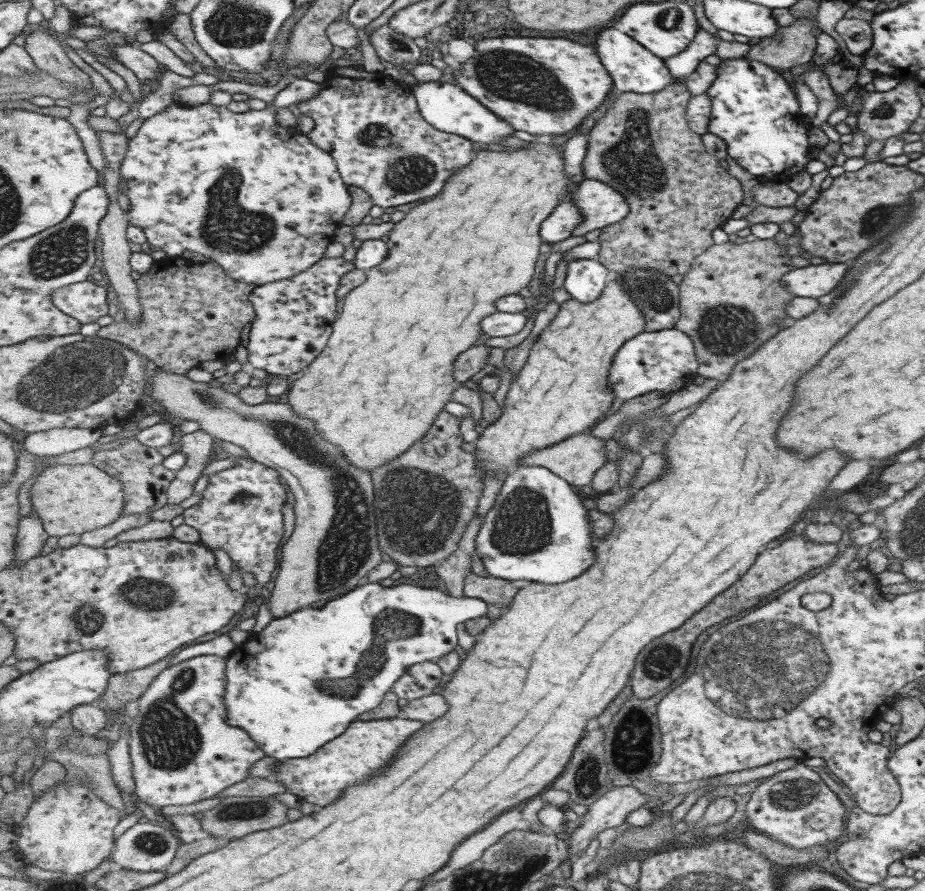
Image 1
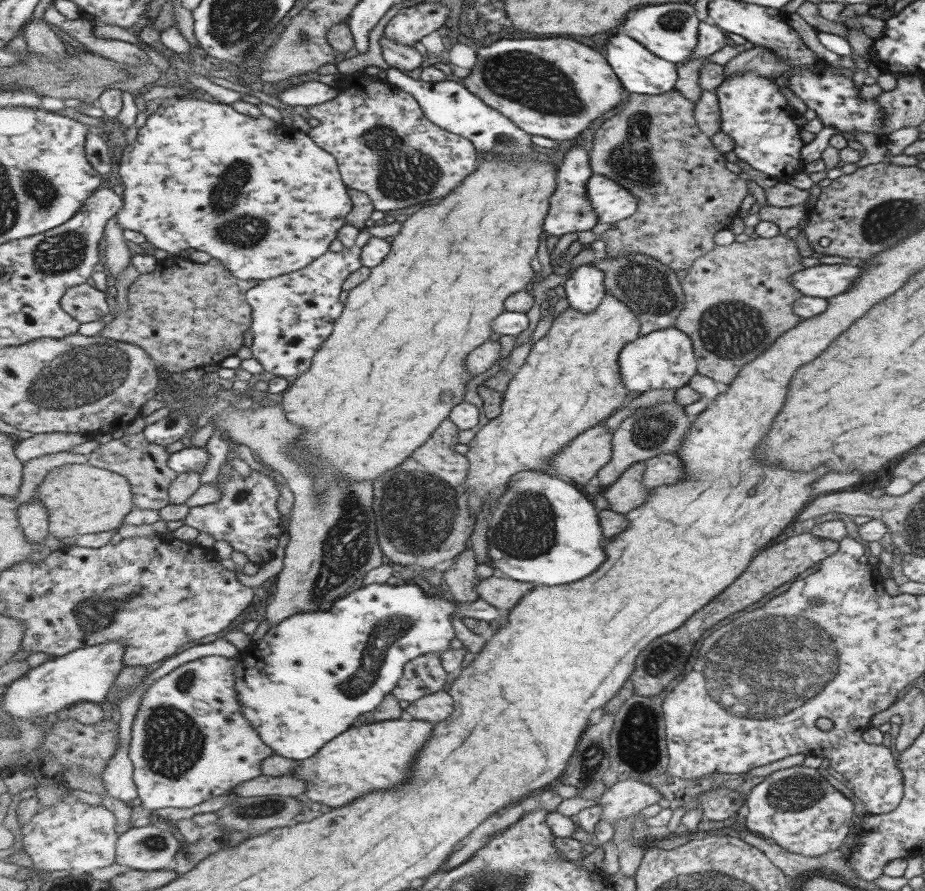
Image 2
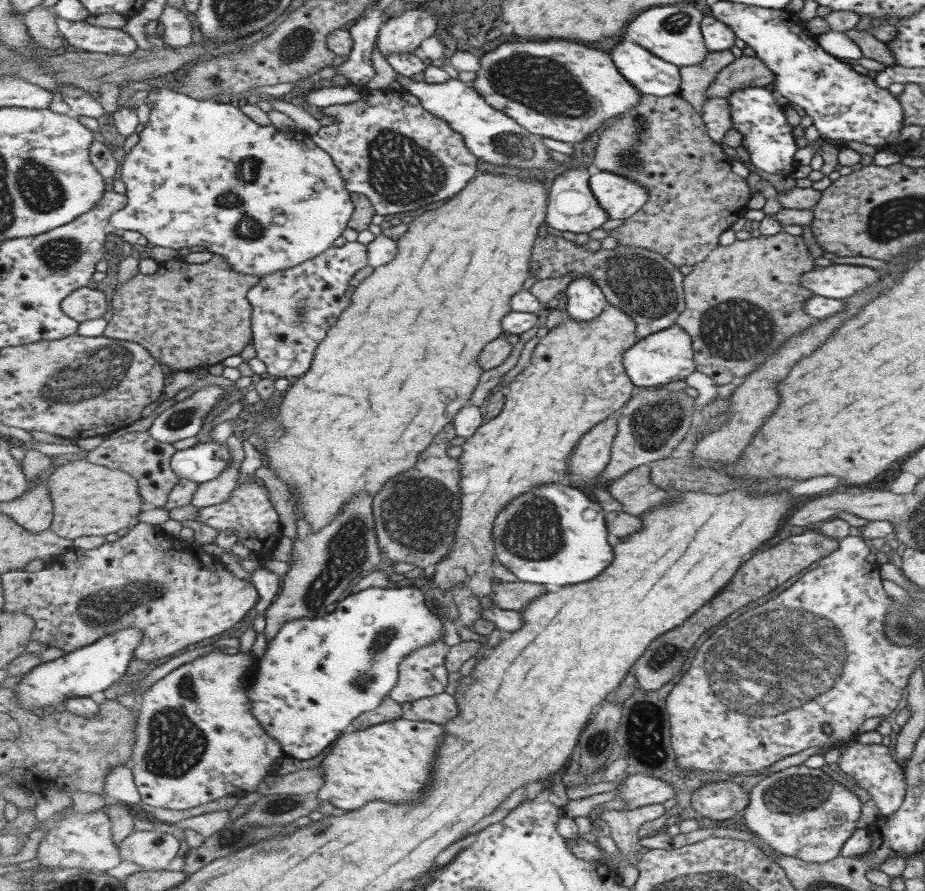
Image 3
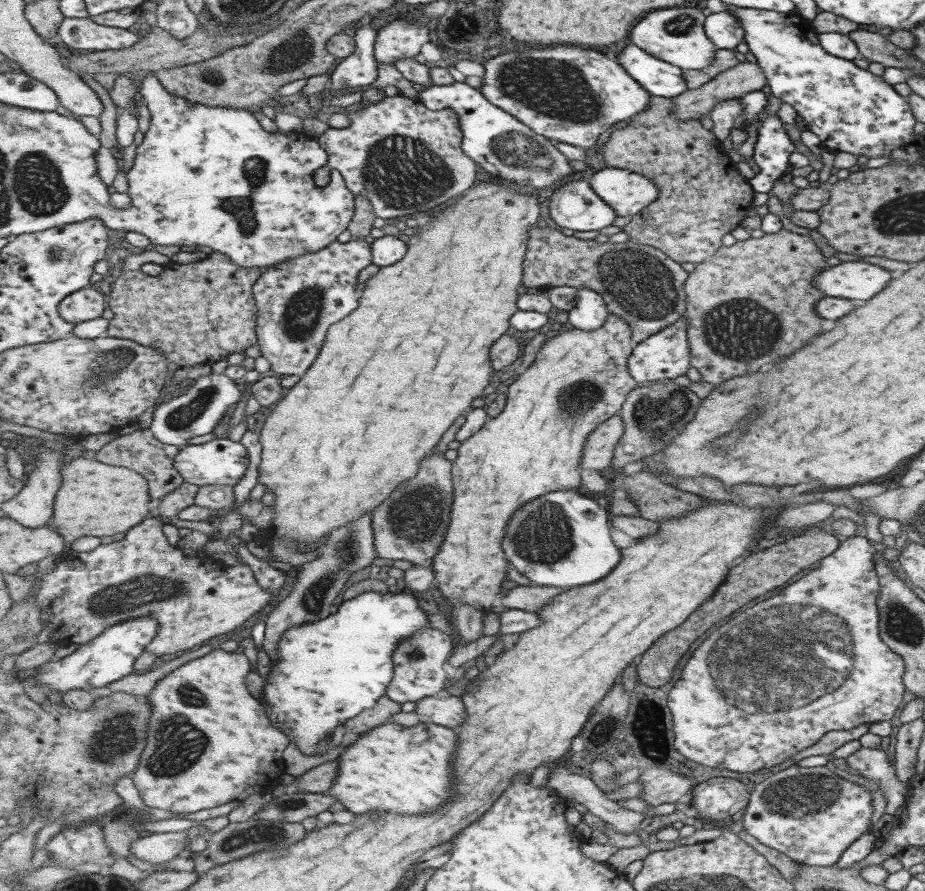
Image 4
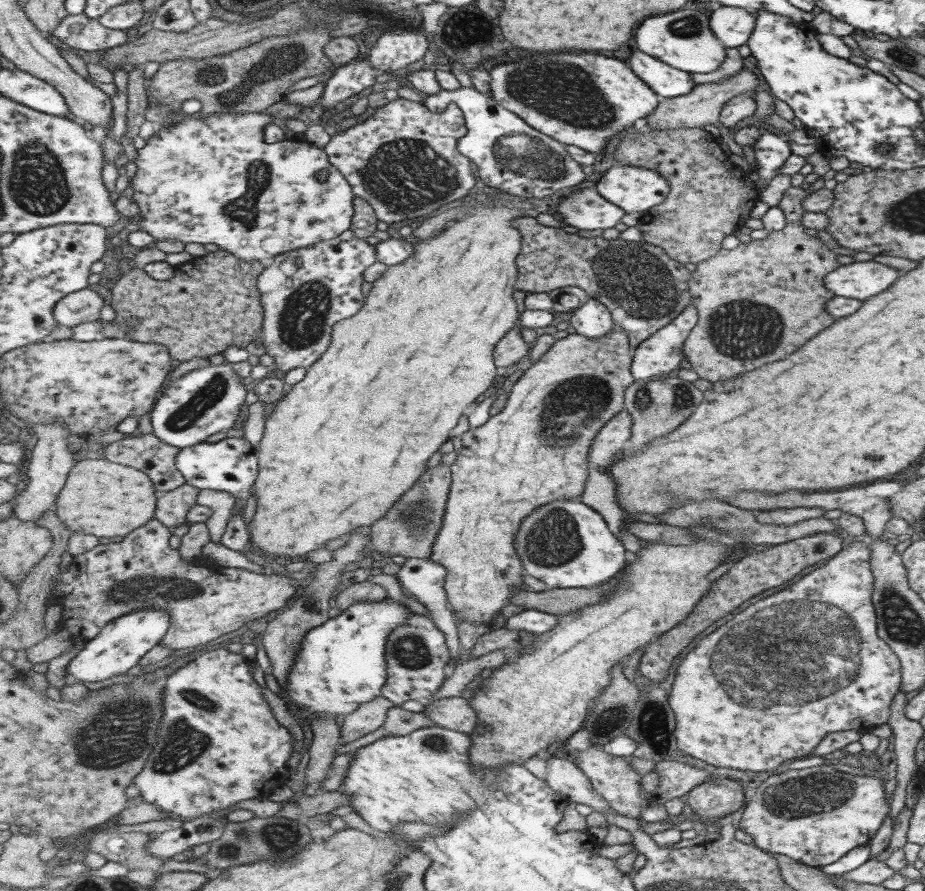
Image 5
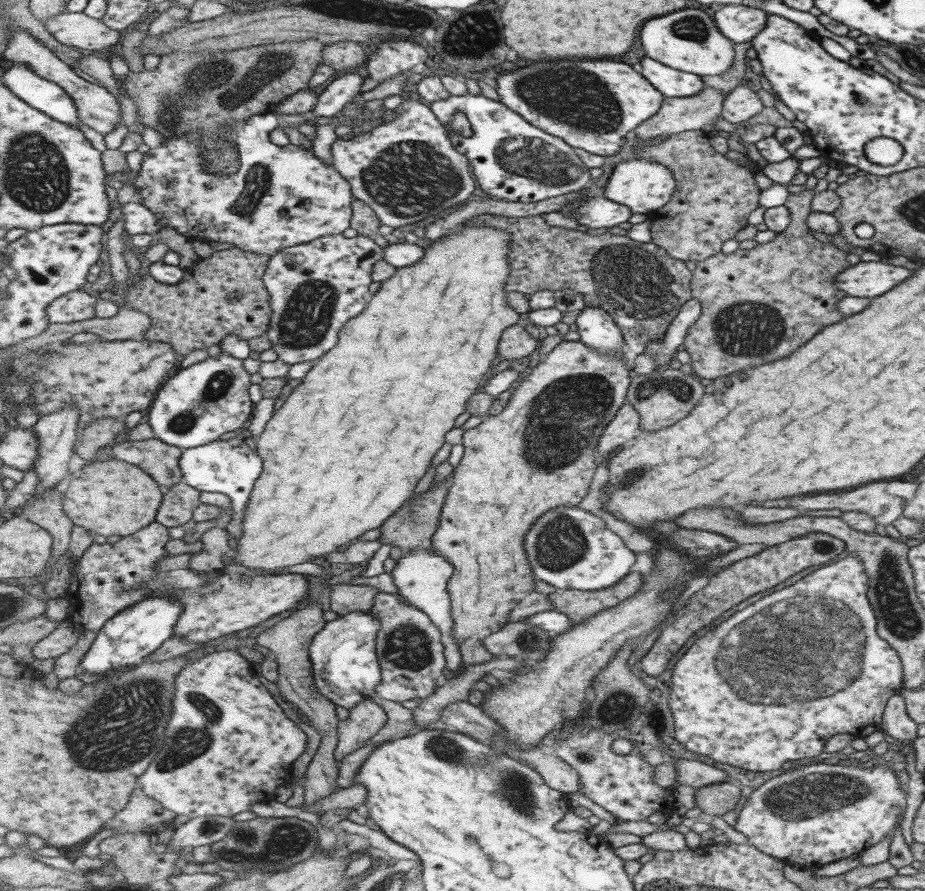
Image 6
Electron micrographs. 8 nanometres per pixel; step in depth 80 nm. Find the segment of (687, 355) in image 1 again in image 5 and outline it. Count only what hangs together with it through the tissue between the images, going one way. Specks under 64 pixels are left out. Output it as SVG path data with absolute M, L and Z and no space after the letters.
M695 303L689 305L678 318L675 318L666 328L657 332L651 339L647 340L641 346L634 350L634 363L632 364L632 373L636 381L649 380L666 376L681 369L683 358L686 357L685 347L687 340L690 338L691 332L698 324L697 305Z

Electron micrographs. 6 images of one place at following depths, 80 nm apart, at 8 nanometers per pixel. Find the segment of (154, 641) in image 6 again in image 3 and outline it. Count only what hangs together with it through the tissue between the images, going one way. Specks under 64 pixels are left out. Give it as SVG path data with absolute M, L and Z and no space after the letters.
M122 628L119 632L108 634L105 638L80 648L67 652L58 659L41 663L29 671L15 686L18 702L28 710L42 710L47 706L57 706L76 696L93 696L95 692L105 692L117 680L121 680L127 672L127 666L134 658L134 652L144 639L142 628Z

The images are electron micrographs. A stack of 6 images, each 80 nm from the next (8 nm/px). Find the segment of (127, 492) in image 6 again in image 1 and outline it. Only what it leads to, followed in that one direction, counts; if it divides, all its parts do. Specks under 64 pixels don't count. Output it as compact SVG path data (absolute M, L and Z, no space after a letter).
M92 462L89 464L53 465L47 467L32 486L34 512L43 518L50 536L85 534L95 528L113 524L124 514L124 484Z

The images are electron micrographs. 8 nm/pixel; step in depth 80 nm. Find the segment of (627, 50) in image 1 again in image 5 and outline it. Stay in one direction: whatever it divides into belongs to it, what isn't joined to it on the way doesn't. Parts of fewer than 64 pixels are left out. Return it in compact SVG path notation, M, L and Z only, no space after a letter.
M641 50L633 52L629 64L662 99L676 99L698 86L691 79L690 72L675 68Z

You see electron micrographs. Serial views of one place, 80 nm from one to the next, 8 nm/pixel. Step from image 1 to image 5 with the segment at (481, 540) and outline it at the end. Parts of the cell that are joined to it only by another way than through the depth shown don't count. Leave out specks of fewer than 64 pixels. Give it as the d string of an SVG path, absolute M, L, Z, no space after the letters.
M554 500L536 508L519 527L515 548L521 556L525 573L542 581L549 588L593 588L603 586L622 574L621 570L627 566L627 552L625 546L615 537L609 528L605 517L585 504L581 500Z

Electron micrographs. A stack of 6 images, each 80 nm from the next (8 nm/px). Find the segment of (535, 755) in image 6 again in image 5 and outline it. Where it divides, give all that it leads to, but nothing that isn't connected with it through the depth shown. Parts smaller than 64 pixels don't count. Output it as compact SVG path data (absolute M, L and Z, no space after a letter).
M554 755L549 759L546 782L569 801L591 806L597 813L609 812L622 816L607 804L607 800L603 800L603 796L597 796L597 788L589 777L569 758Z

